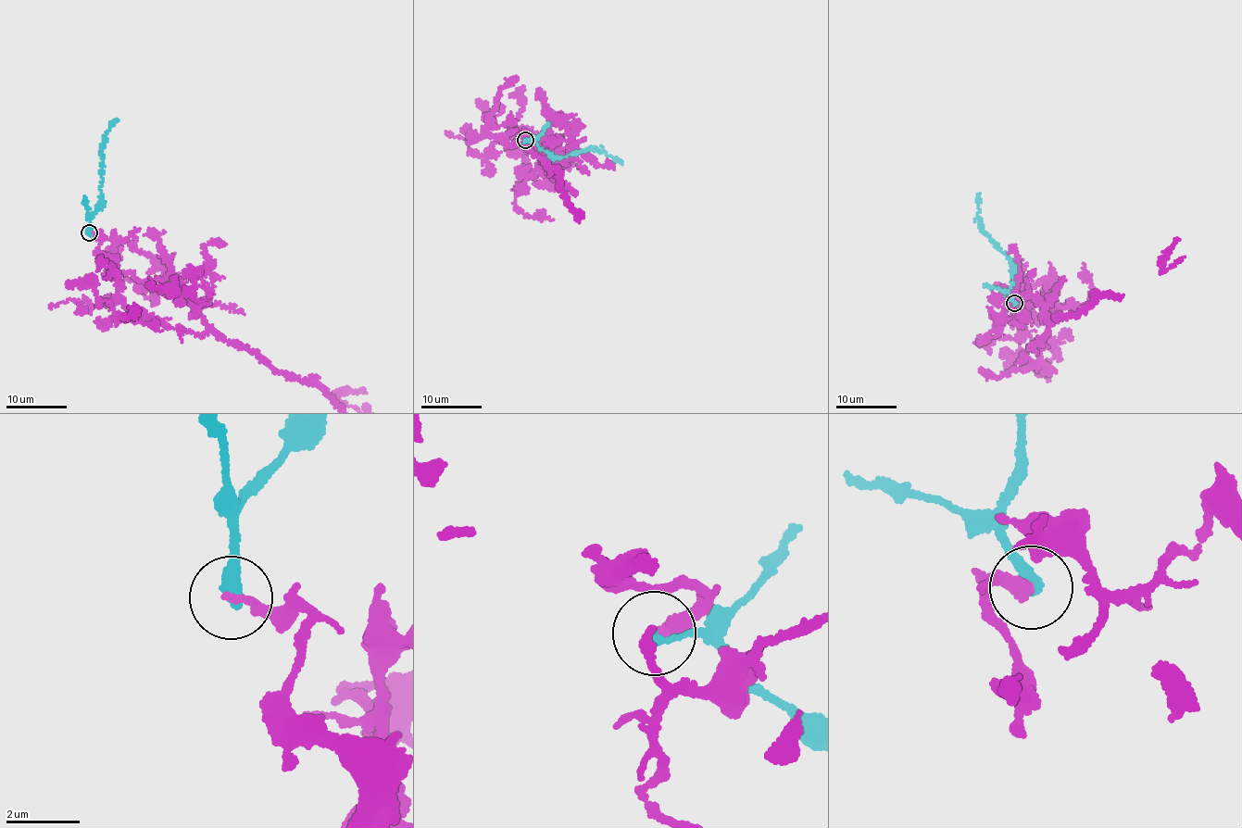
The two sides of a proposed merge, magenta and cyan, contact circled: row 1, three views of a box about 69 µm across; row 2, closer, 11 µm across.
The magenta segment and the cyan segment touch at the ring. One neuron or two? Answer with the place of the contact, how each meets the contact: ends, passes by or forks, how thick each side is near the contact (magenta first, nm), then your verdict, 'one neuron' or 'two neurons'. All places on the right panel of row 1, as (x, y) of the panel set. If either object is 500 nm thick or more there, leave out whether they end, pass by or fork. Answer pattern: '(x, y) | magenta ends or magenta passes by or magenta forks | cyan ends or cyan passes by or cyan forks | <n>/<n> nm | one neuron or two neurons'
(1014, 303) | magenta ends | cyan ends | 240/400 nm | two neurons

